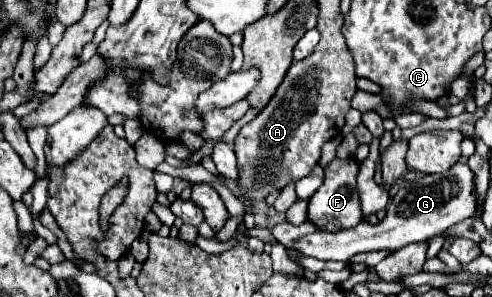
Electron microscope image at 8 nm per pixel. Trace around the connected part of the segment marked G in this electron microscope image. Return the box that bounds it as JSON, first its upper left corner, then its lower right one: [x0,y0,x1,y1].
[293,162,475,260]

